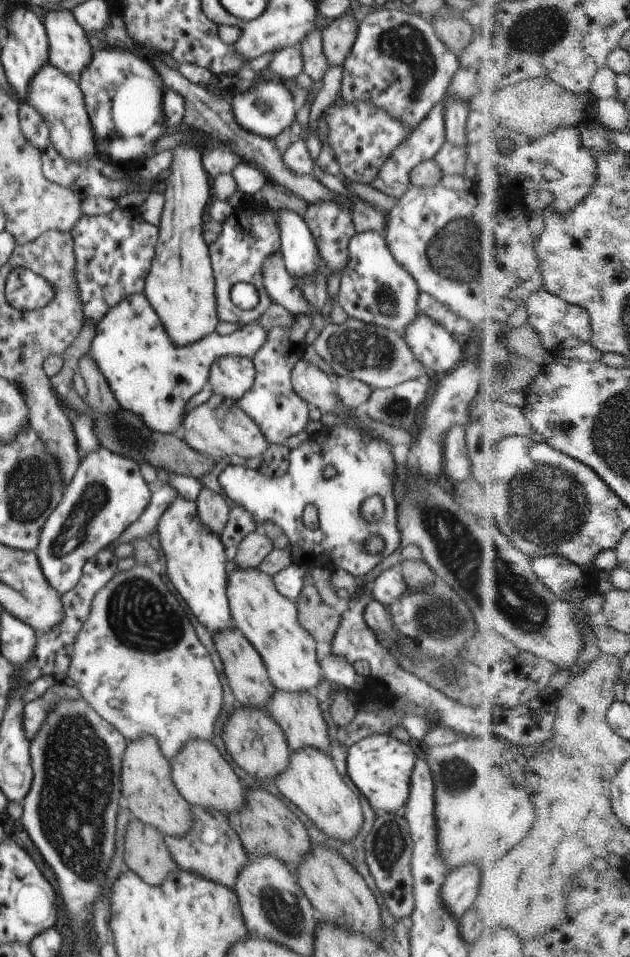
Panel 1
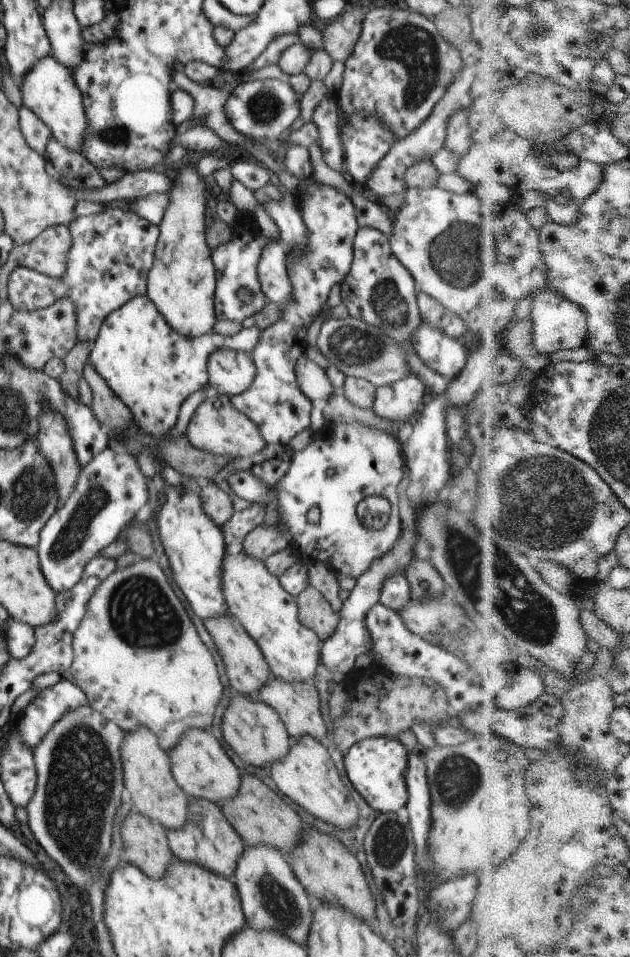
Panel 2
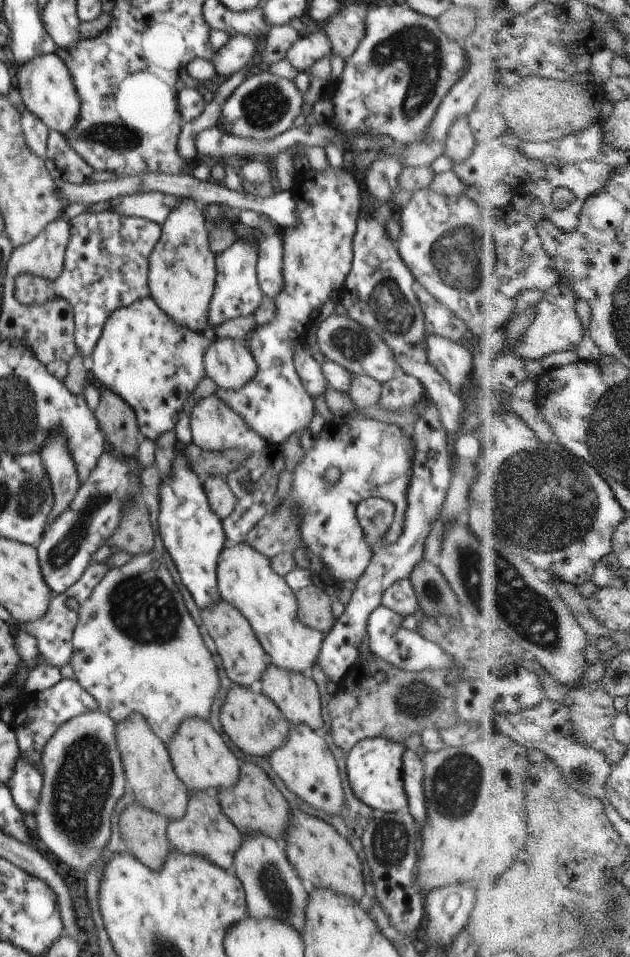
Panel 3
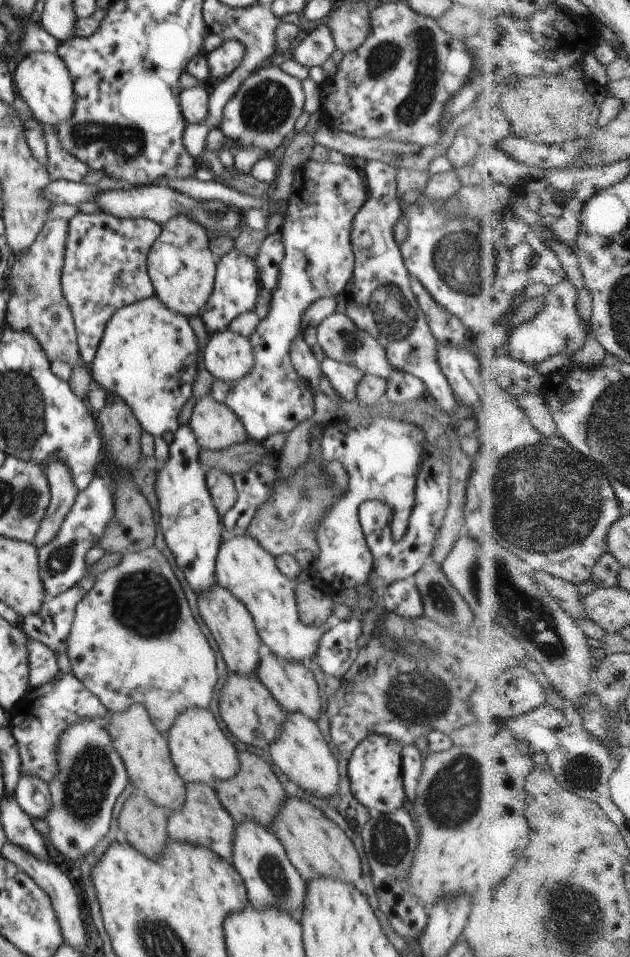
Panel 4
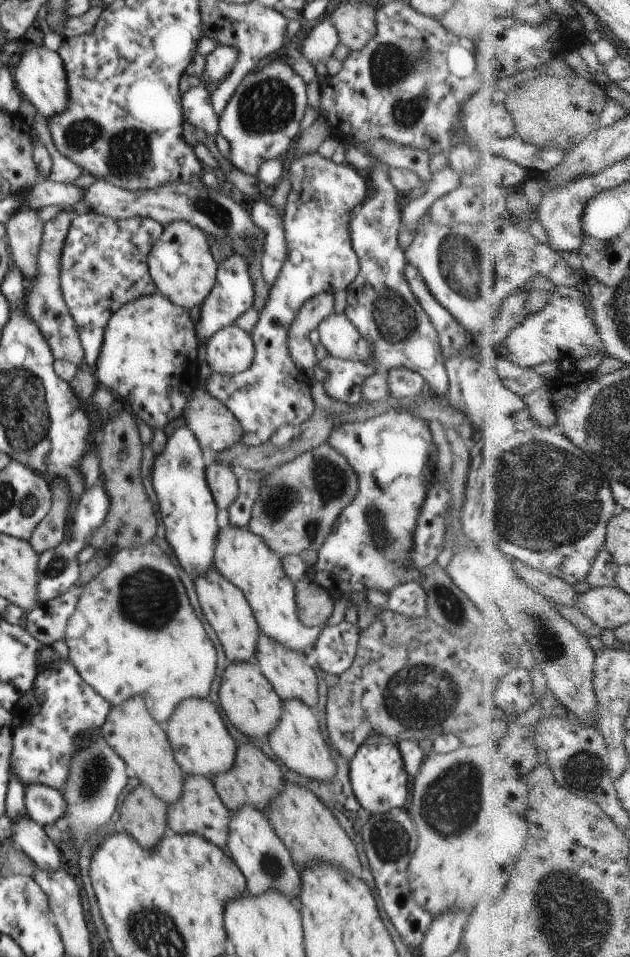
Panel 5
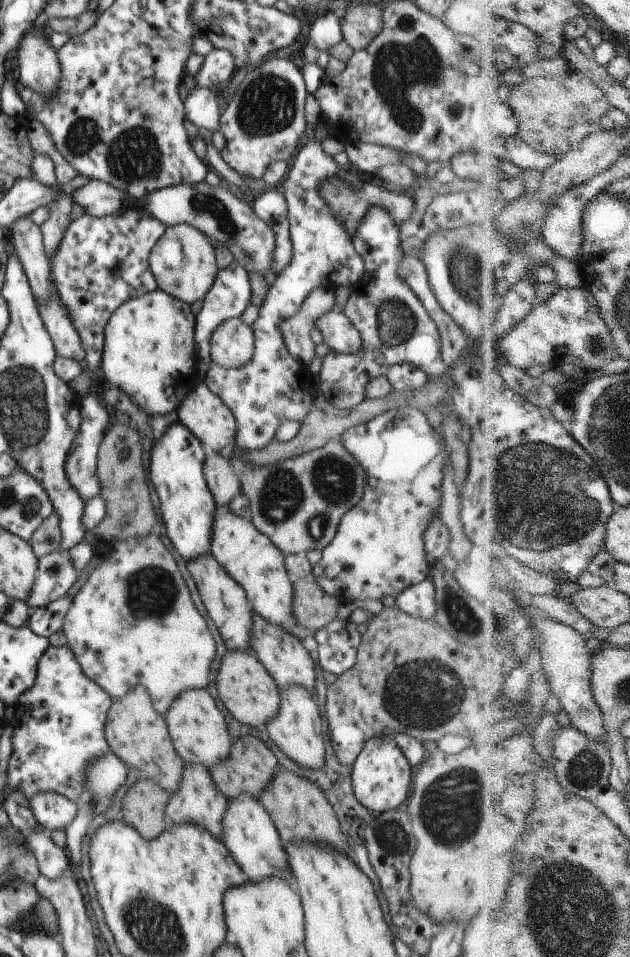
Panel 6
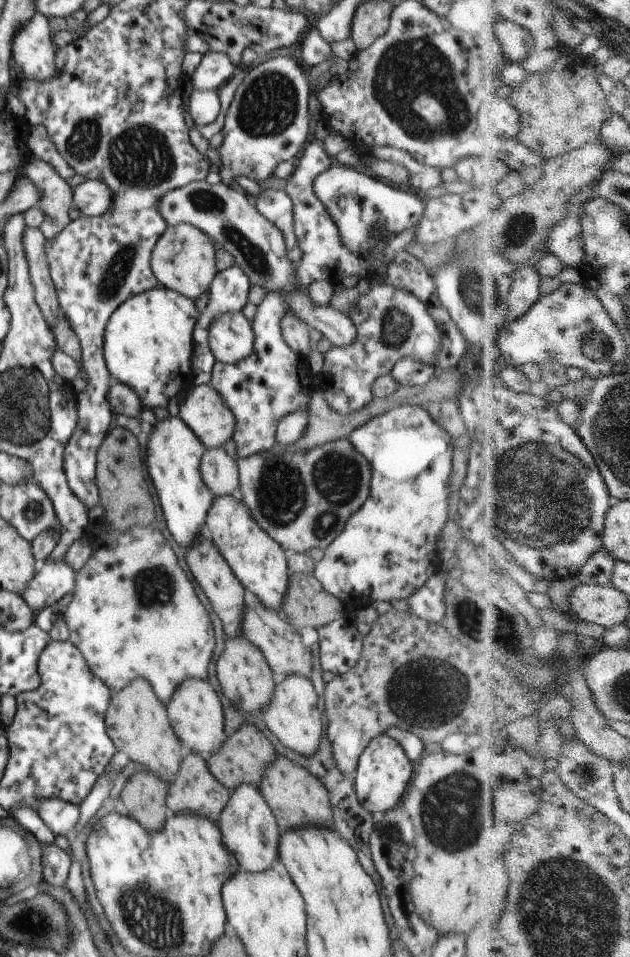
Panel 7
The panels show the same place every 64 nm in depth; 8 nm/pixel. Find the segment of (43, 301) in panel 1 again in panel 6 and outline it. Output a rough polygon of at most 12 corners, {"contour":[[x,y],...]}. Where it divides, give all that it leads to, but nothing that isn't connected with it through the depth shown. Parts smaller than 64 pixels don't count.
{"contour":[[142,207],[70,222],[49,260],[100,376],[105,326],[157,289]]}

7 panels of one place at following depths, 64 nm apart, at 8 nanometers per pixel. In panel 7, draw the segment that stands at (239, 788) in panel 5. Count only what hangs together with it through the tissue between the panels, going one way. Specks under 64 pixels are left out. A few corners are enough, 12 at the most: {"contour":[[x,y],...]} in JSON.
{"contour":[[242,723],[207,760],[234,790],[258,784],[276,758],[273,744]]}

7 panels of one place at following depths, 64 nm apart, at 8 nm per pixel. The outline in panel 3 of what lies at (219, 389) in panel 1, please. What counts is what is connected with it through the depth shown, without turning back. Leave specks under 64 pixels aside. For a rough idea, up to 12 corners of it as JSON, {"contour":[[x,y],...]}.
{"contour":[[214,336],[203,356],[206,375],[236,390],[257,371],[242,341]]}

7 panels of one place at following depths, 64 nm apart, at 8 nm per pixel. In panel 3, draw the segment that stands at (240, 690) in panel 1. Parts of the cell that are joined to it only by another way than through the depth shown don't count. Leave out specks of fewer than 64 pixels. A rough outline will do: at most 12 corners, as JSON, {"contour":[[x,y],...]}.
{"contour":[[220,598],[202,609],[231,682],[258,686],[268,659],[249,620]]}

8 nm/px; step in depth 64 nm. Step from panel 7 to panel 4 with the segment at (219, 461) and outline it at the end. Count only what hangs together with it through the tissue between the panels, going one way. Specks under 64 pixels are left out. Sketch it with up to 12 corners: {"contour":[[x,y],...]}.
{"contour":[[206,470],[214,506],[224,516],[237,501],[233,475]]}

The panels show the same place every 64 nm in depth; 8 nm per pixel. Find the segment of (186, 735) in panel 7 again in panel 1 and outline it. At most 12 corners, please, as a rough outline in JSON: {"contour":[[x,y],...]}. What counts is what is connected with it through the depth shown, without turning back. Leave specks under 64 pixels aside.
{"contour":[[187,740],[170,763],[191,806],[227,818],[245,786],[213,741]]}

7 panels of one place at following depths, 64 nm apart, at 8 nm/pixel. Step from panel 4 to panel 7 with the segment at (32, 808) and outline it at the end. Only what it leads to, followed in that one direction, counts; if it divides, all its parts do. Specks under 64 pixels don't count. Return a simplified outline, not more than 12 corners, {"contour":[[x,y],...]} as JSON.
{"contour":[[48,799],[36,810],[58,836],[71,838],[79,806]]}

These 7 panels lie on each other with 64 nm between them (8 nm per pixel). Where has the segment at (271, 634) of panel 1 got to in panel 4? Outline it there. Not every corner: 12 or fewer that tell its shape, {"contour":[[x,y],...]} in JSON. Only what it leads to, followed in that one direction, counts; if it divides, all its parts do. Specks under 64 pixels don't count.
{"contour":[[250,535],[220,543],[215,577],[264,648],[298,662],[324,632],[299,617],[296,582]]}

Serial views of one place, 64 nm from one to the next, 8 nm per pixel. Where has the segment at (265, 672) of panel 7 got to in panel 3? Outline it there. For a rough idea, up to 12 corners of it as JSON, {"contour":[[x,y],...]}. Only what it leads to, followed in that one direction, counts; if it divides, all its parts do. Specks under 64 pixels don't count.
{"contour":[[232,683],[222,730],[250,756],[285,743],[290,722],[258,686]]}

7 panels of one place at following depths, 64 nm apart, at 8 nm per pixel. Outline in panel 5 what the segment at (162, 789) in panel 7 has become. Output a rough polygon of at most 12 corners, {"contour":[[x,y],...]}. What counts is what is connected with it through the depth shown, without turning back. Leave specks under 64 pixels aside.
{"contour":[[140,784],[118,827],[151,849],[166,834],[167,805]]}

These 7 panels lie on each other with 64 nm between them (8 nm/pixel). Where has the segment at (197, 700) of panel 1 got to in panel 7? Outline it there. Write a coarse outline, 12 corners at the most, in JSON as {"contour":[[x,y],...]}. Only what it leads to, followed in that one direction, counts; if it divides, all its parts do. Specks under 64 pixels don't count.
{"contour":[[153,524],[75,571],[69,639],[167,706],[216,637]]}

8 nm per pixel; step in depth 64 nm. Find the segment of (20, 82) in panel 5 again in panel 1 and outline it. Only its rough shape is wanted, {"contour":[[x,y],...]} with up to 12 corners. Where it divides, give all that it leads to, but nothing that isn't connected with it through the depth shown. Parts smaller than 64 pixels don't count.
{"contour":[[48,62],[26,101],[66,160],[100,168],[85,98]]}

